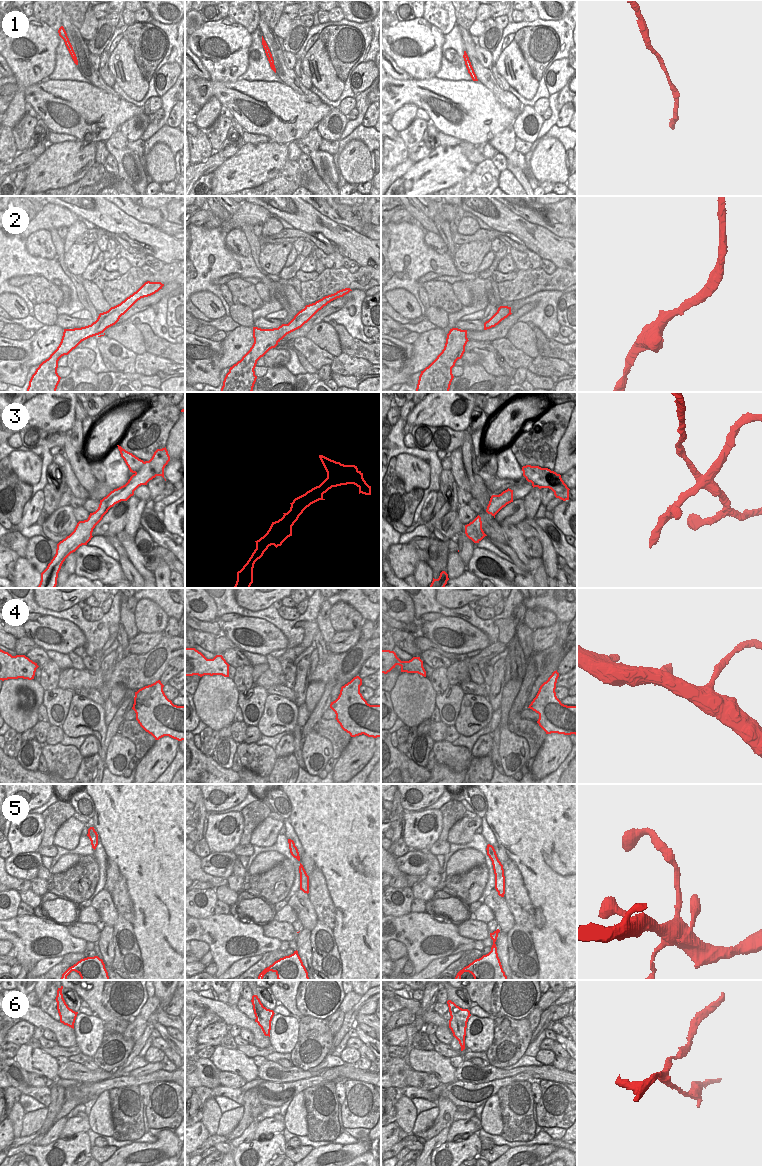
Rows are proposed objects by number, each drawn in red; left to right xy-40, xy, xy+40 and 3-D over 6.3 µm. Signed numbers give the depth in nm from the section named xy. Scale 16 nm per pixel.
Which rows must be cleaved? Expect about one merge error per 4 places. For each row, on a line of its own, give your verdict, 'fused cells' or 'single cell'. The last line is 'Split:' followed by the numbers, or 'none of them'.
1: single cell
2: single cell
3: fused cells
4: single cell
5: single cell
6: fused cells
Split: 3, 6

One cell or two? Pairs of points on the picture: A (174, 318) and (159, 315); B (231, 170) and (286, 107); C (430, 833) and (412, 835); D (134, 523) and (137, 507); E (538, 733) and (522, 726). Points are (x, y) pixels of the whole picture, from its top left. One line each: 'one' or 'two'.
A: two
B: two
C: one
D: one
E: one

